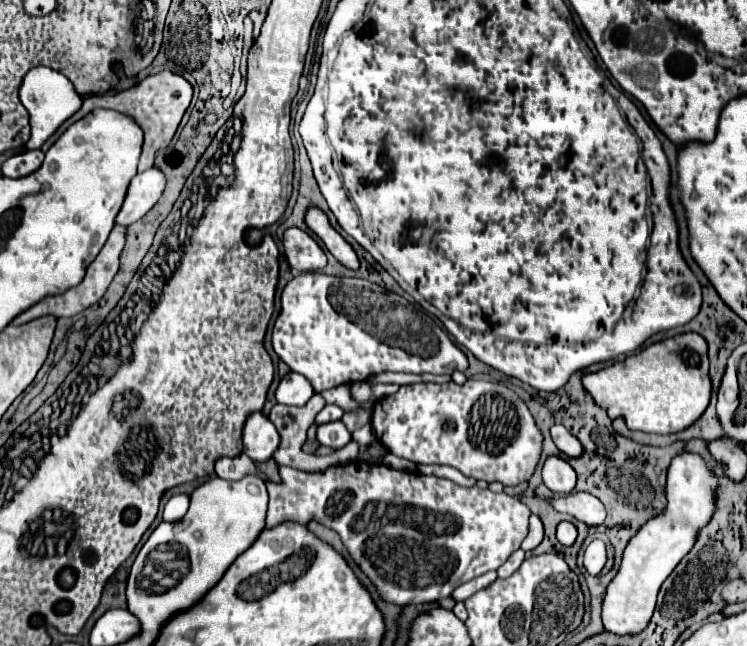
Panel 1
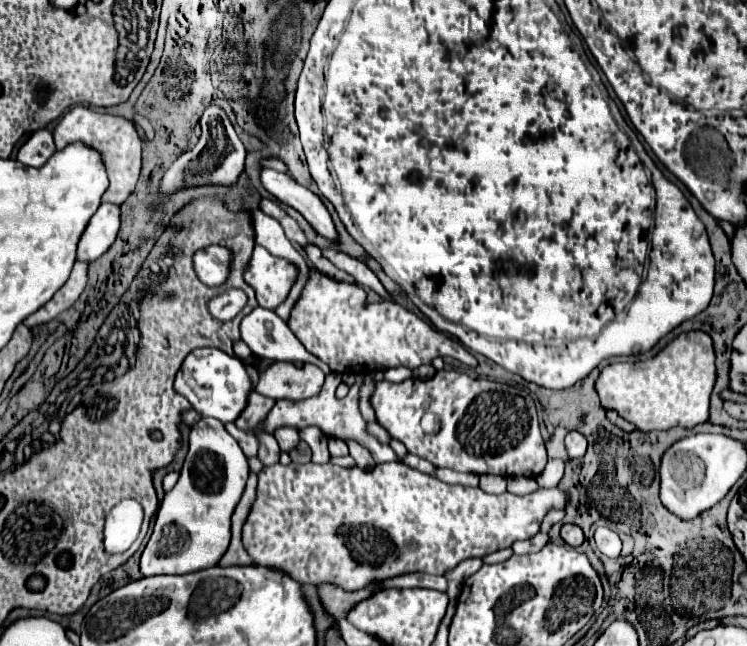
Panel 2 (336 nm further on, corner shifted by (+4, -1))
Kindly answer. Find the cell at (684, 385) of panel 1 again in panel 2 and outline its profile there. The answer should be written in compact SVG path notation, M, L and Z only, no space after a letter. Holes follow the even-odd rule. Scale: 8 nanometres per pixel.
M689 331L675 337L653 359L643 363L607 365L595 391L603 409L617 411L623 419L641 431L657 431L671 427L695 427L709 417L709 395L715 383L713 343L703 331Z

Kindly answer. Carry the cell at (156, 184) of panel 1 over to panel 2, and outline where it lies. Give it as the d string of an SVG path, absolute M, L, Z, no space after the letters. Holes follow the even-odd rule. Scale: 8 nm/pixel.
M103 203L81 237L77 249L79 261L85 259L87 263L91 263L97 257L101 257L117 239L119 229L121 229L121 207L113 203Z

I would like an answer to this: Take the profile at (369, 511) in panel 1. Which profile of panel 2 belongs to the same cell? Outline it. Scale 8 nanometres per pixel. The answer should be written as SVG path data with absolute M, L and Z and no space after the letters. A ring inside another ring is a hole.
M331 463L317 465L265 465L259 473L257 497L243 525L243 547L249 557L265 567L277 567L293 575L299 583L335 585L343 591L359 591L371 583L381 583L407 573L445 575L461 561L511 547L519 539L531 539L539 533L541 521L551 507L565 507L563 491L539 489L533 495L489 495L479 487L447 485L431 475L405 467L405 463L381 463L365 471L359 467L343 469Z

